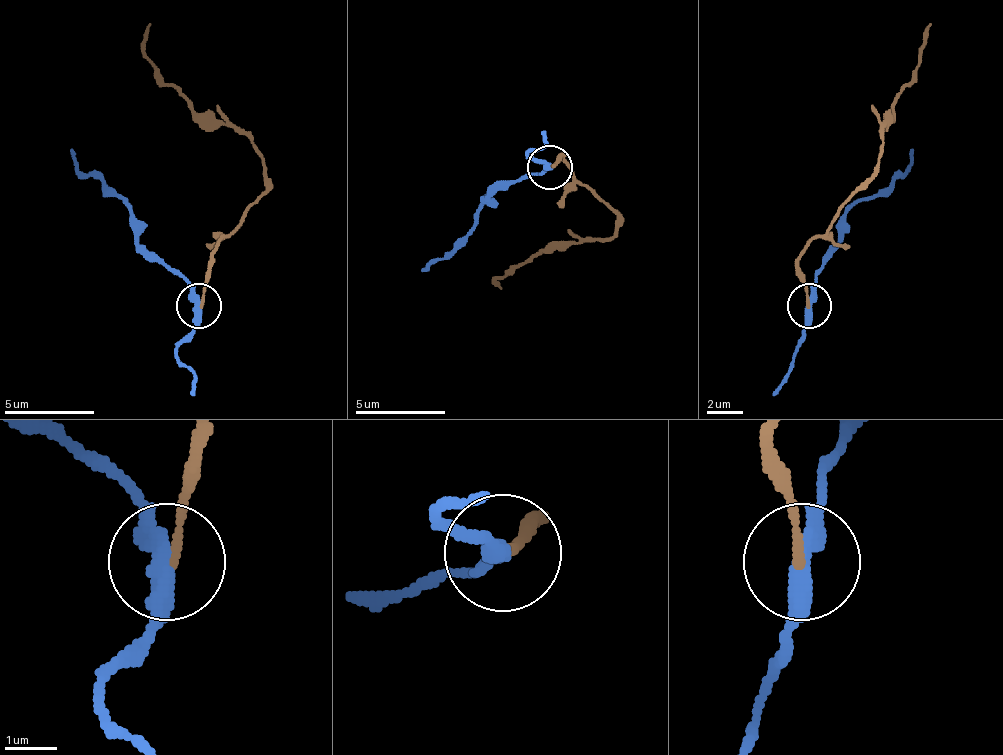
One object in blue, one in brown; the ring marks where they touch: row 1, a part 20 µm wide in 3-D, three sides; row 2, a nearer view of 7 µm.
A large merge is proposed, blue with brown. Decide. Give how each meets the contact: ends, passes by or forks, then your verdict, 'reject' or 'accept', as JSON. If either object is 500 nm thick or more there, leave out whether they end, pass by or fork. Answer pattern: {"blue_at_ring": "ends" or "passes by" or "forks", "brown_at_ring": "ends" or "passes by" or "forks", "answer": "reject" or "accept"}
{"blue_at_ring": "passes by", "brown_at_ring": "ends", "answer": "reject"}

